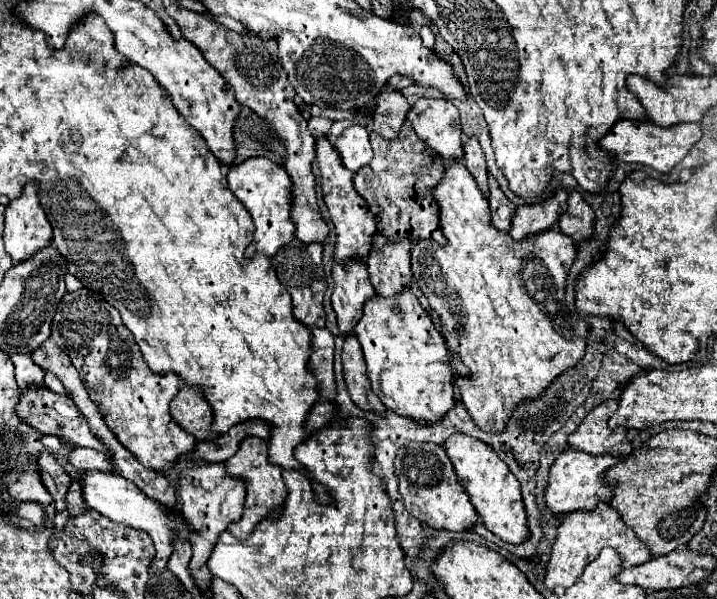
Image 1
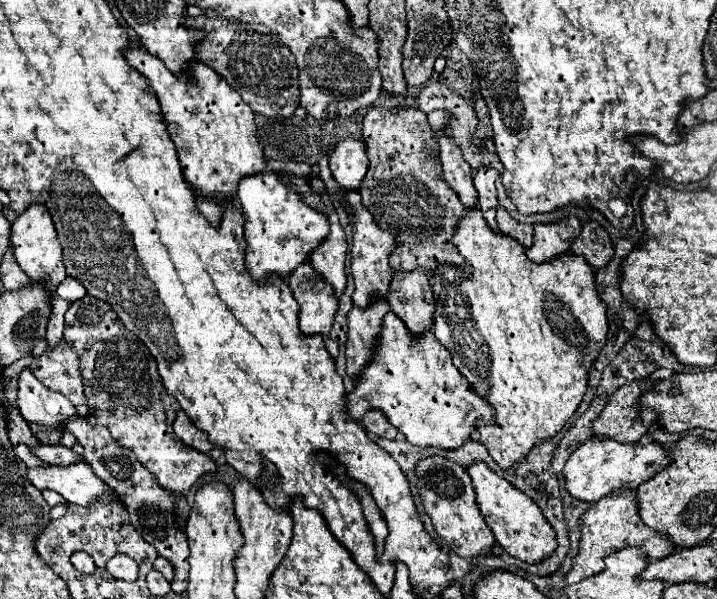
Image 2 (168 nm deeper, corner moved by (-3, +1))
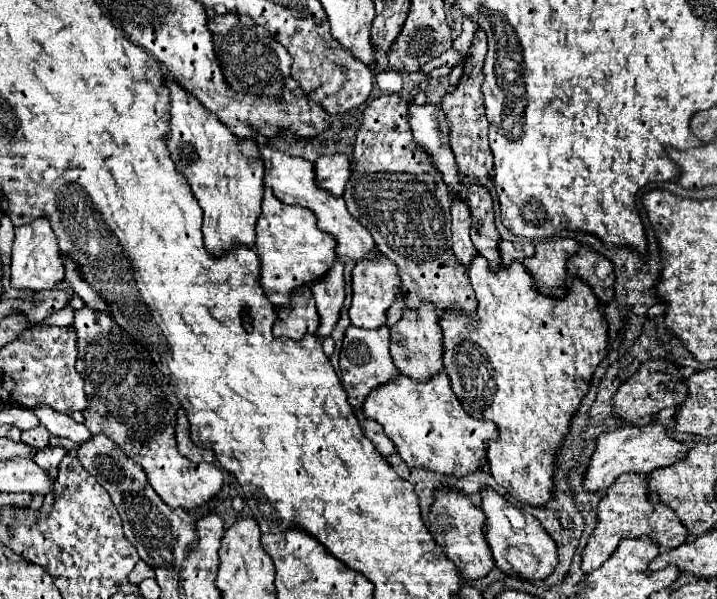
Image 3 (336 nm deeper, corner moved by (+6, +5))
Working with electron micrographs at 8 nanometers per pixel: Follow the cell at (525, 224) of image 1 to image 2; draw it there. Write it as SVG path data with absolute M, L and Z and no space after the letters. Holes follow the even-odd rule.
M567 216L557 222L533 224L533 246L527 250L531 262L543 262L545 258L559 256L569 250L571 240L579 236L581 222L577 216Z

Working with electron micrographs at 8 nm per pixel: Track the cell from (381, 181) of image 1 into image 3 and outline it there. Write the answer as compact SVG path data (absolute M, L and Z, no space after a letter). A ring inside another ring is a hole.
M386 94L386 96L380 96L376 100L372 100L366 108L364 108L364 122L362 122L362 128L358 130L358 138L356 138L356 148L354 148L354 170L352 170L352 176L346 184L346 190L344 190L344 200L346 200L346 206L350 210L350 214L362 222L362 226L372 234L372 238L376 240L376 246L382 254L386 254L386 258L390 258L396 266L398 266L398 276L402 280L402 286L406 288L406 292L410 292L414 298L418 300L428 300L432 302L440 312L444 310L450 310L452 306L456 310L462 310L466 312L468 316L476 316L476 296L474 296L474 290L470 286L470 278L464 270L464 266L458 262L458 258L454 256L452 252L452 240L450 240L450 208L452 208L452 200L450 200L450 192L448 192L448 186L444 186L442 182L442 176L440 172L434 168L434 164L430 162L428 154L414 142L414 136L412 136L412 130L410 130L410 122L408 122L408 102L400 96L400 94Z

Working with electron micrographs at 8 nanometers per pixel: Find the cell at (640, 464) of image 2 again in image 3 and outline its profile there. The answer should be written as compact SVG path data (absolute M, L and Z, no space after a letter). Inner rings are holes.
M650 424L650 426L620 426L612 432L604 432L596 440L596 452L592 456L592 462L586 470L584 478L584 488L590 492L596 490L606 490L610 488L616 478L624 472L644 472L650 474L656 468L670 466L684 458L688 452L688 446L684 442L678 442L670 438L664 430L662 424Z

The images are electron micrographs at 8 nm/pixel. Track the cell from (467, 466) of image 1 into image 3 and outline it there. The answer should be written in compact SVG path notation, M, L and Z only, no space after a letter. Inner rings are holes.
M490 488L482 490L482 510L486 514L486 538L496 562L496 568L506 576L520 576L526 580L544 580L558 564L556 544L540 528L540 522L528 512L512 506L504 496Z

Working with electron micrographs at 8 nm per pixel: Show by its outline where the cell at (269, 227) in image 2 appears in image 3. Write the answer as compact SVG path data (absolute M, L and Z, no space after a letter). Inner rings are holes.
M264 190L262 216L256 224L256 244L254 250L260 256L262 272L260 284L264 294L274 306L292 308L290 296L300 286L310 286L324 278L336 262L336 240L322 232L316 224L316 214L308 208L288 206L280 202L272 190Z

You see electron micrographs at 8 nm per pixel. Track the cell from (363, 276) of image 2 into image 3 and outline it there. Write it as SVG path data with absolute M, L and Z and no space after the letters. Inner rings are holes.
M380 254L372 262L358 262L352 272L352 306L350 306L350 322L358 328L380 328L386 324L386 312L392 302L402 294L400 278L396 272L396 264L390 262L384 254Z

